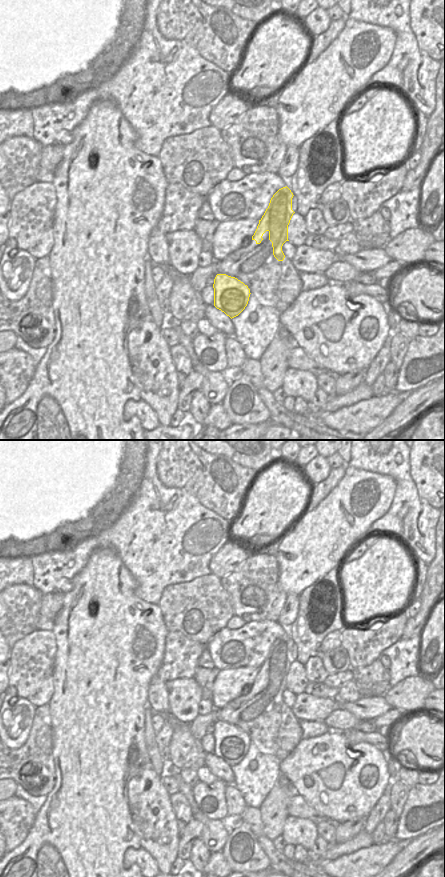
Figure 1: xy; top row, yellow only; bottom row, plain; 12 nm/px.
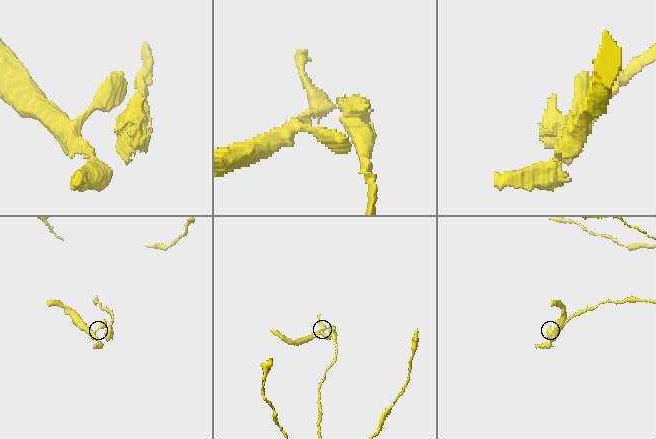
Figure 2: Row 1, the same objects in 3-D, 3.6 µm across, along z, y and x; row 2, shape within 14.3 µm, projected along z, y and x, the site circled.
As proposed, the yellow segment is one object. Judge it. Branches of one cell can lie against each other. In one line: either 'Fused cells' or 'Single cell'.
Fused cells

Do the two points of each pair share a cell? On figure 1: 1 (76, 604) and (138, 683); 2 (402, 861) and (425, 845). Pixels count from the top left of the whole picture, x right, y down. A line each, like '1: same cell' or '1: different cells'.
1: different cells
2: same cell

